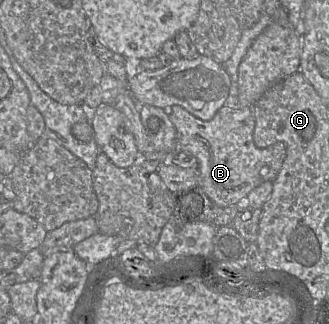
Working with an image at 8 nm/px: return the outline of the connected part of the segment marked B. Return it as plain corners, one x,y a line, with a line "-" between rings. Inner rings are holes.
179,105
164,110
176,129
178,150
197,158
199,186
220,207
235,205
260,184
274,181
282,168
287,154
284,143
277,142
266,148
258,148
253,142
253,108
224,105
209,121
195,117

